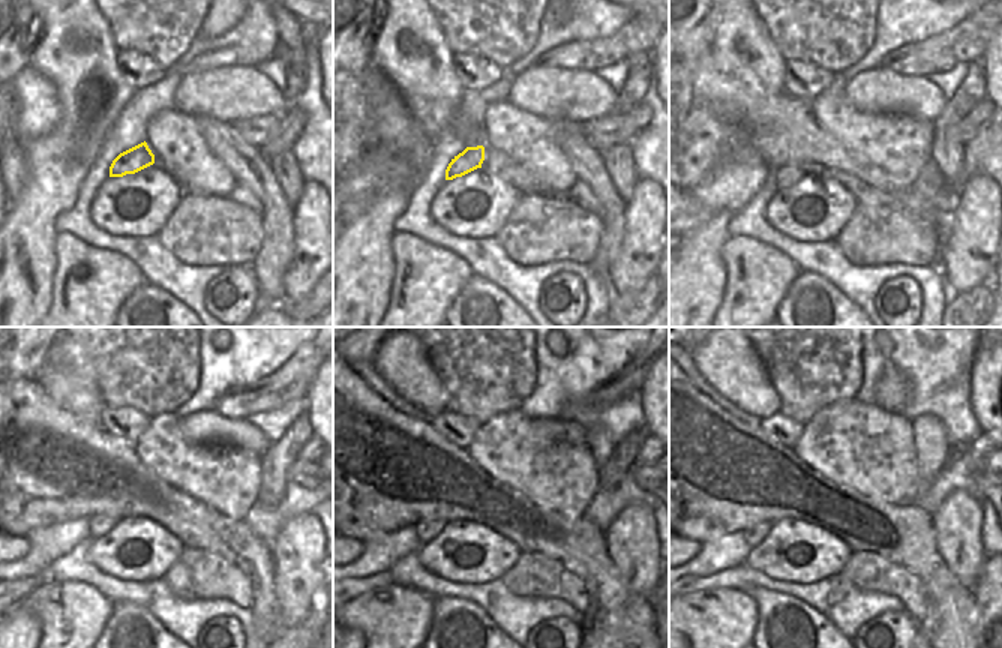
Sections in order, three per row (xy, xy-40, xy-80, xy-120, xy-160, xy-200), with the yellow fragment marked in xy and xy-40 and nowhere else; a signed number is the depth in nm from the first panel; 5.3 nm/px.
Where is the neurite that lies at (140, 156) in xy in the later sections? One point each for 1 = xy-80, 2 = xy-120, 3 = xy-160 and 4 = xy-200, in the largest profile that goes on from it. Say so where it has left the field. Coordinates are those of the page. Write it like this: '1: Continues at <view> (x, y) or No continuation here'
1: Continues at xy-80 (786, 176)
2: Continues at xy-120 (98, 525)
3: Continues at xy-160 (426, 531)
4: Continues at xy-200 (753, 537).

